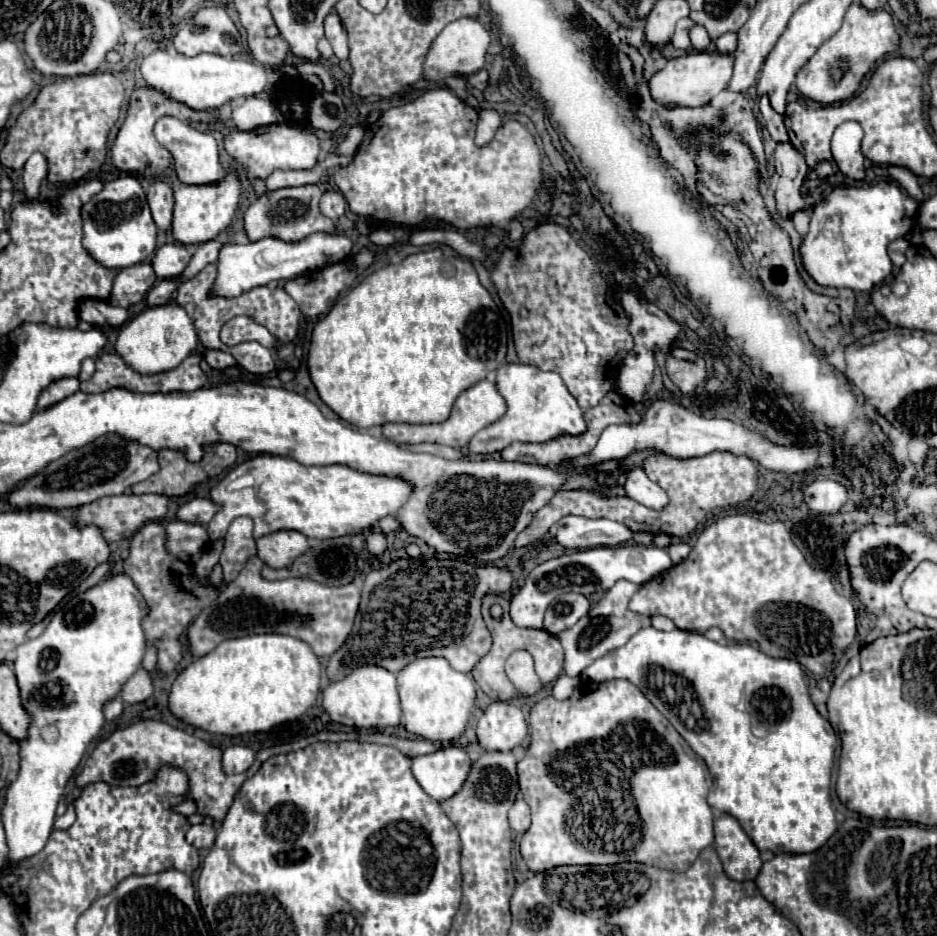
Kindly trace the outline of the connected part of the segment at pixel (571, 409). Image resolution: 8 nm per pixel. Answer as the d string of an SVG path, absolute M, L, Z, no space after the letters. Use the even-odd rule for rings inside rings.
M507 363L497 371L497 389L507 401L507 413L493 425L481 429L469 443L471 453L495 453L507 445L519 443L545 443L561 435L581 435L587 429L583 409L577 399L569 393L561 377L553 371L541 371L535 365Z

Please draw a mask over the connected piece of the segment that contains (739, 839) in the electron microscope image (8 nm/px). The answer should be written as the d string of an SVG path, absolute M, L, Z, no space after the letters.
M731 815L715 819L715 851L725 873L735 881L753 881L763 865L757 847Z

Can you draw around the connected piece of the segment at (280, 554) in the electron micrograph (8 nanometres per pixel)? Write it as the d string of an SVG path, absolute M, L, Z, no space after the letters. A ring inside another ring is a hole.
M275 531L257 539L257 555L269 567L289 567L309 549L309 539L299 531Z

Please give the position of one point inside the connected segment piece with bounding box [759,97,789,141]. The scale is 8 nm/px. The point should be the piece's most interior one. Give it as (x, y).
(775, 124)

